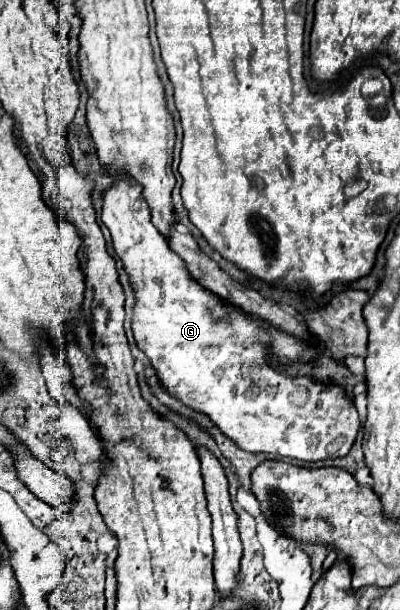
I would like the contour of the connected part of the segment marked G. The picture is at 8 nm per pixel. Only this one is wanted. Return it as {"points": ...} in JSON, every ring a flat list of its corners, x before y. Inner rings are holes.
{"points":[[110,175,114,179,114,185,112,189,106,191,104,195,104,209,102,209,102,223,108,227,110,235,112,235,112,247,116,251,116,255,120,257,122,265,124,265,124,271,128,275,128,281,134,289,134,313,132,313,132,333,134,333,134,339,136,339,136,345,146,353,150,365,156,369,156,375,160,379,160,385,172,395,176,397,178,401,182,401,186,407,210,417,210,421,222,431,222,435,226,435,230,441,234,441,234,445,238,445,242,451,250,451,250,453,274,453,274,455,282,455,282,457,292,457,292,459,300,459,300,461,322,461,322,459,334,459,334,457,344,457,356,435,358,435,358,429,360,429,360,419,358,419,358,411,356,407,352,405,352,401,346,397,346,391,340,387,340,385,324,385,322,381,310,377,310,375,288,375,286,371,270,365,268,361,268,355,274,353,278,357,278,363,280,367,286,367,288,363,306,363,306,361,312,361,318,353,314,351,314,347,306,341,300,341,298,337,282,331,282,329,276,329,272,327,272,323,266,323,264,319,258,319,258,317,250,317,248,313,242,313,242,311,236,311,234,307,218,301,208,289,204,289,196,279,192,279,190,271,186,269,184,261,170,249,168,241,158,233,158,229,152,225,150,221,150,207,148,203,144,201,144,197,140,195,142,187,138,183,134,183,130,177,120,177,120,175]]}

